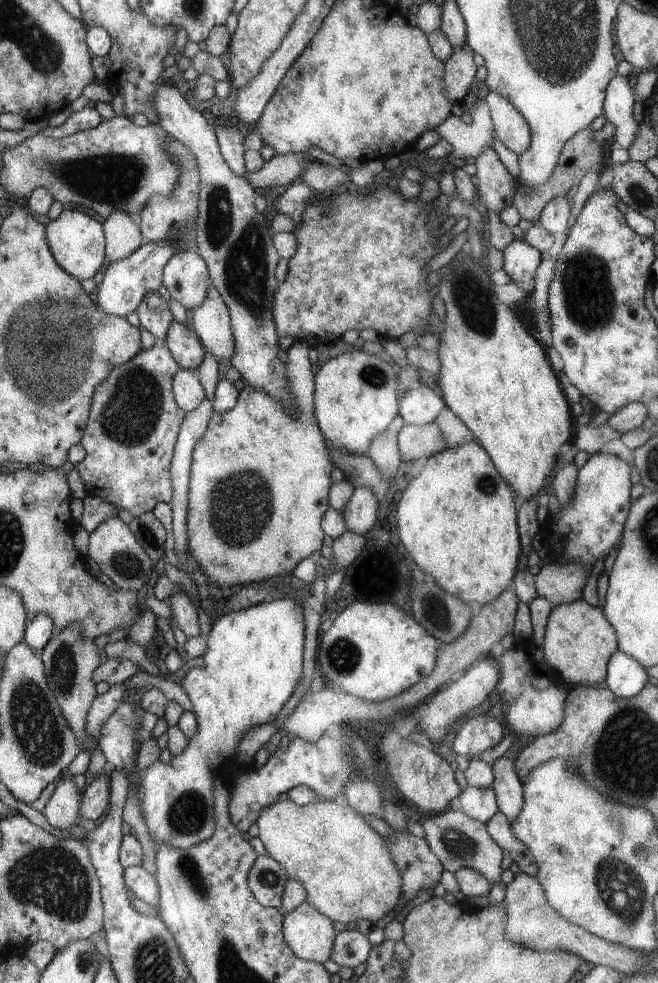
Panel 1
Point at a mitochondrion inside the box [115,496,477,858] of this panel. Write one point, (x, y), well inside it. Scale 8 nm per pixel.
(188, 814)

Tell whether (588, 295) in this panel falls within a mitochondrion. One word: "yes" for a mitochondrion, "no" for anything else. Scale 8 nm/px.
yes

